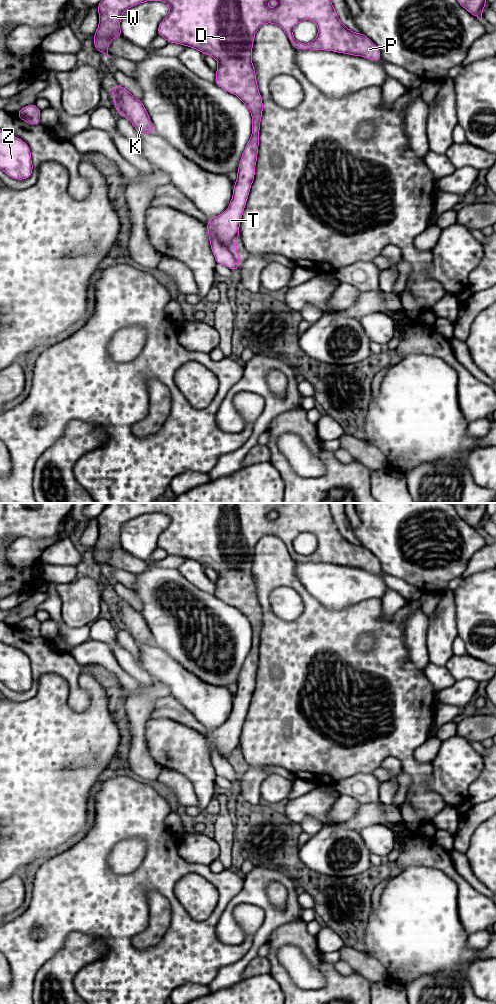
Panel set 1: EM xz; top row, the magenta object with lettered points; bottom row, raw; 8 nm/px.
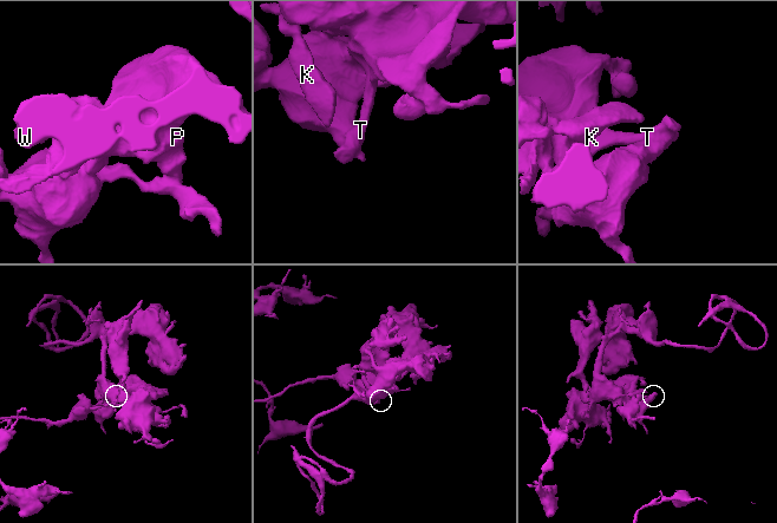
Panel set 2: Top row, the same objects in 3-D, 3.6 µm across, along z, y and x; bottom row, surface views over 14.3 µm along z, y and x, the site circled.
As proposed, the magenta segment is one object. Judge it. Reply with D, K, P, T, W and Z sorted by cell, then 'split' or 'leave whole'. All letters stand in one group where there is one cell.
D K P T W / Z; split

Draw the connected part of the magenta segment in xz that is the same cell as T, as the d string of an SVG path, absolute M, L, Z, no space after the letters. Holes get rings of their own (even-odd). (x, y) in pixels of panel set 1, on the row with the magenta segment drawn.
M101 0L97 5L99 24L93 35L95 49L108 57L108 46L111 40L123 37L120 29L122 14L129 8L147 1L163 1L169 6L169 14L160 22L157 33L168 44L181 44L194 48L205 56L214 57L218 62L214 83L225 91L236 95L251 112L252 134L240 158L237 180L233 185L230 204L226 211L212 217L207 224L207 228L214 233L223 246L235 249L238 244L241 218L255 178L260 123L263 113L263 100L251 59L257 30L266 23L280 26L295 50L333 51L365 57L372 61L381 61L380 49L364 34L349 30L339 20L331 0L277 0L278 5L272 9L267 7L270 0ZM303 20L313 21L318 28L316 39L308 44L300 43L293 35L295 26Z

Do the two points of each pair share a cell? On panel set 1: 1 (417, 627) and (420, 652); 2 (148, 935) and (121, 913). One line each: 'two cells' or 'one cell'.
1: one cell
2: two cells

